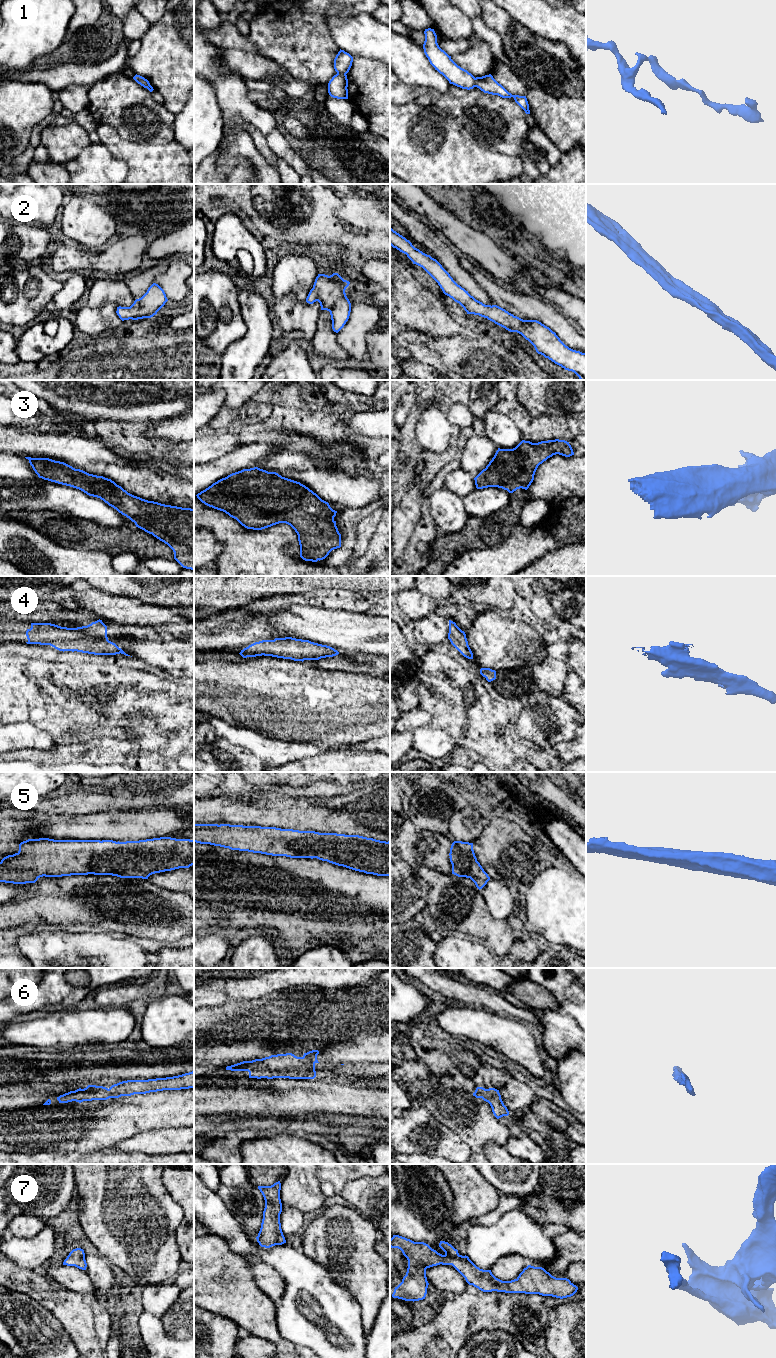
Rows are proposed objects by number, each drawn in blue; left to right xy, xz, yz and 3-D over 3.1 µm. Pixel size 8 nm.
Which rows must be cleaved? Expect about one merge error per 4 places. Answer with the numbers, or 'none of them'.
none of them

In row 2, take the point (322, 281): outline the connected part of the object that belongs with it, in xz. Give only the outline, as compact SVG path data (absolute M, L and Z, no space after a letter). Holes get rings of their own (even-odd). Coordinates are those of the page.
M338 273L328 276L318 274L306 302L313 304L318 301L321 310L330 312L332 329L338 333L346 324L351 312L351 303L345 290L350 282L344 280Z

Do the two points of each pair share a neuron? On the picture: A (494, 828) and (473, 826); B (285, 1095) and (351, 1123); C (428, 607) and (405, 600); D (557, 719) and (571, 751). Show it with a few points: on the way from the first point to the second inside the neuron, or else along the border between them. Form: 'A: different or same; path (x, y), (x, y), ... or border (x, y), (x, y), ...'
A: different; border (486, 823), (481, 834), (472, 842)
B: different; border (339, 1117), (360, 1117), (362, 1119)
C: same; path (422, 606), (415, 606), (411, 602)
D: different; border (575, 733), (569, 740), (560, 741), (553, 747)

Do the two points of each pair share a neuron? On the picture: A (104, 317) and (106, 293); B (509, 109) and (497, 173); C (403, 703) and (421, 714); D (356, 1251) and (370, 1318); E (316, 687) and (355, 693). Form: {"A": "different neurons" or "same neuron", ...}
{"A": "different neurons", "B": "different neurons", "C": "different neurons", "D": "same neuron", "E": "same neuron"}

